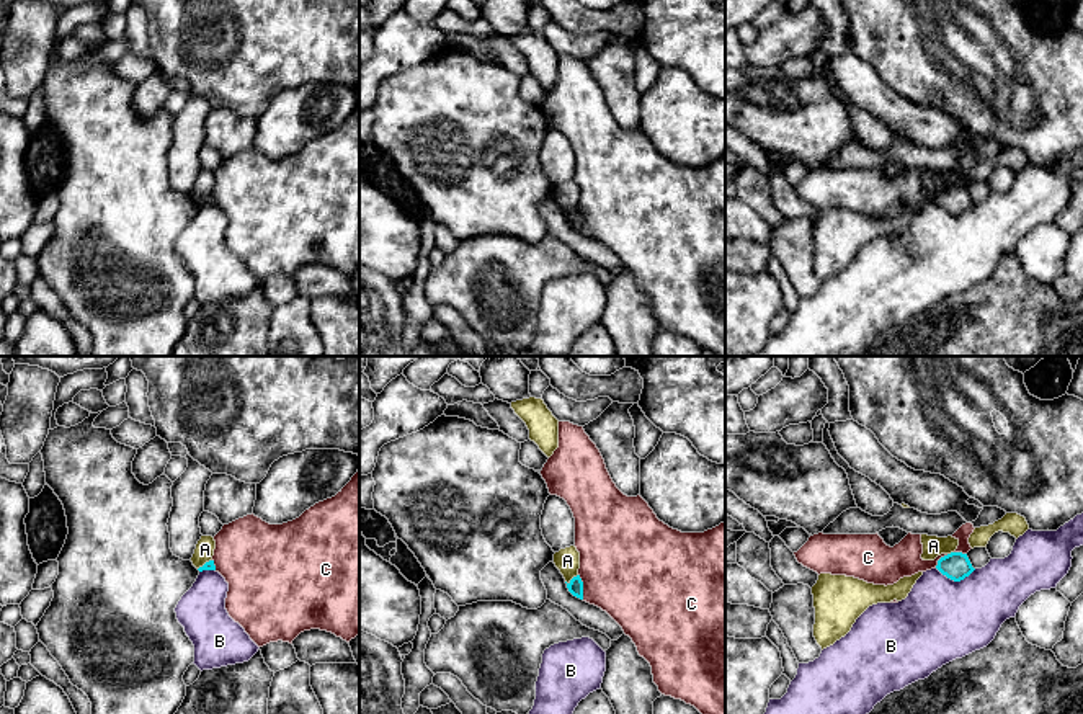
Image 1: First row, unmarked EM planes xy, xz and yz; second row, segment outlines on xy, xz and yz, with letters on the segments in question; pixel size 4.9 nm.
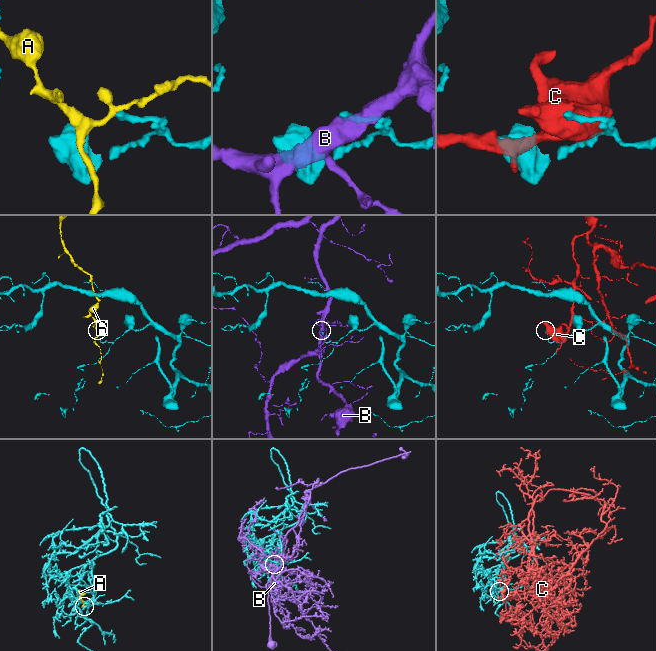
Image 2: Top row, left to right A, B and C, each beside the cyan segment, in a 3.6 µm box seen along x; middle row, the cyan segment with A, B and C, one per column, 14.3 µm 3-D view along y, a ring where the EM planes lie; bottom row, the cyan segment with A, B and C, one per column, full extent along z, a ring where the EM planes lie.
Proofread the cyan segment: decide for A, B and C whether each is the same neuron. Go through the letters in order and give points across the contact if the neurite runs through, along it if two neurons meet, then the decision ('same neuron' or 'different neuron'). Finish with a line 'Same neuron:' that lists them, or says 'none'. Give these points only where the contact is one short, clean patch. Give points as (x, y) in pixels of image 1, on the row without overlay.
A: different neuron
B: different neuron
C: different neuron
Same neuron: none

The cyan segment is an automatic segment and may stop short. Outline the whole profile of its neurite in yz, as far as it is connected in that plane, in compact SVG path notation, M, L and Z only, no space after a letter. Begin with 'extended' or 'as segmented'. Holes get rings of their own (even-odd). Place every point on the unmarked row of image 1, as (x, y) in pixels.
as segmented | M951 186L938 194L936 203L954 216L969 211L975 203L972 201L967 188Z

